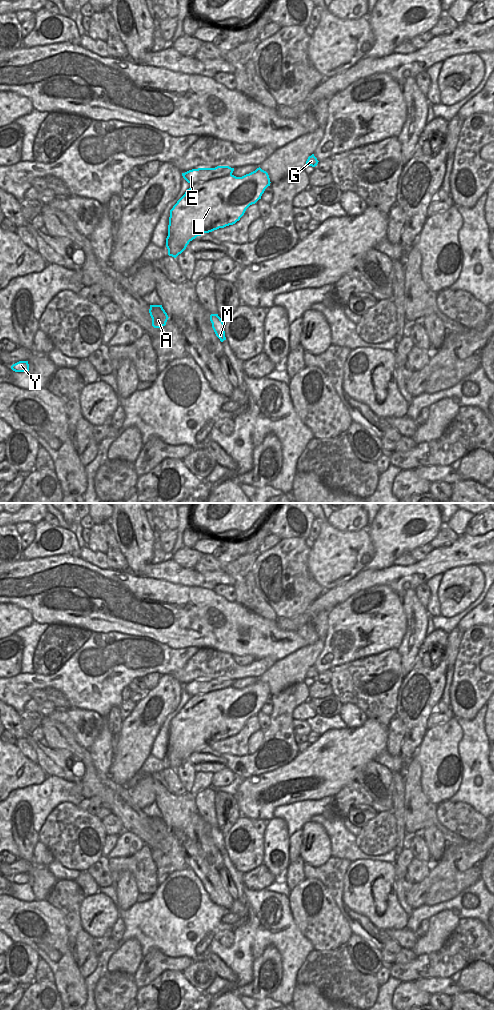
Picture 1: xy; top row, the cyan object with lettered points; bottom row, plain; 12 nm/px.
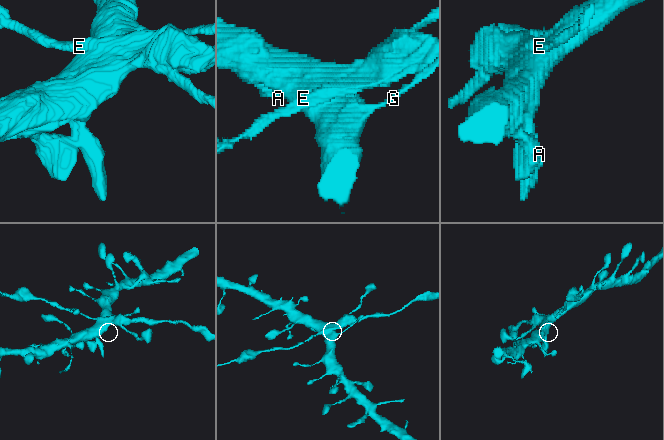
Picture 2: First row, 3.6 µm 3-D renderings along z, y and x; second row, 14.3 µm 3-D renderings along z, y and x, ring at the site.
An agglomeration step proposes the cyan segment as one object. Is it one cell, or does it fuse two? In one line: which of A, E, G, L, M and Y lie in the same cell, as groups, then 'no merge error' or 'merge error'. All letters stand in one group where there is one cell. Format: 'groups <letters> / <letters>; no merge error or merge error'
groups A G L M Y / E; merge error

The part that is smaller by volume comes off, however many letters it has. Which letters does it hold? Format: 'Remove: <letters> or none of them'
Remove: E

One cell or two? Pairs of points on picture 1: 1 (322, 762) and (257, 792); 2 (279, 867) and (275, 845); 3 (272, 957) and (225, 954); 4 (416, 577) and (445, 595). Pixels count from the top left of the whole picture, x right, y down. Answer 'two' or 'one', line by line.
1: one
2: one
3: two
4: two

